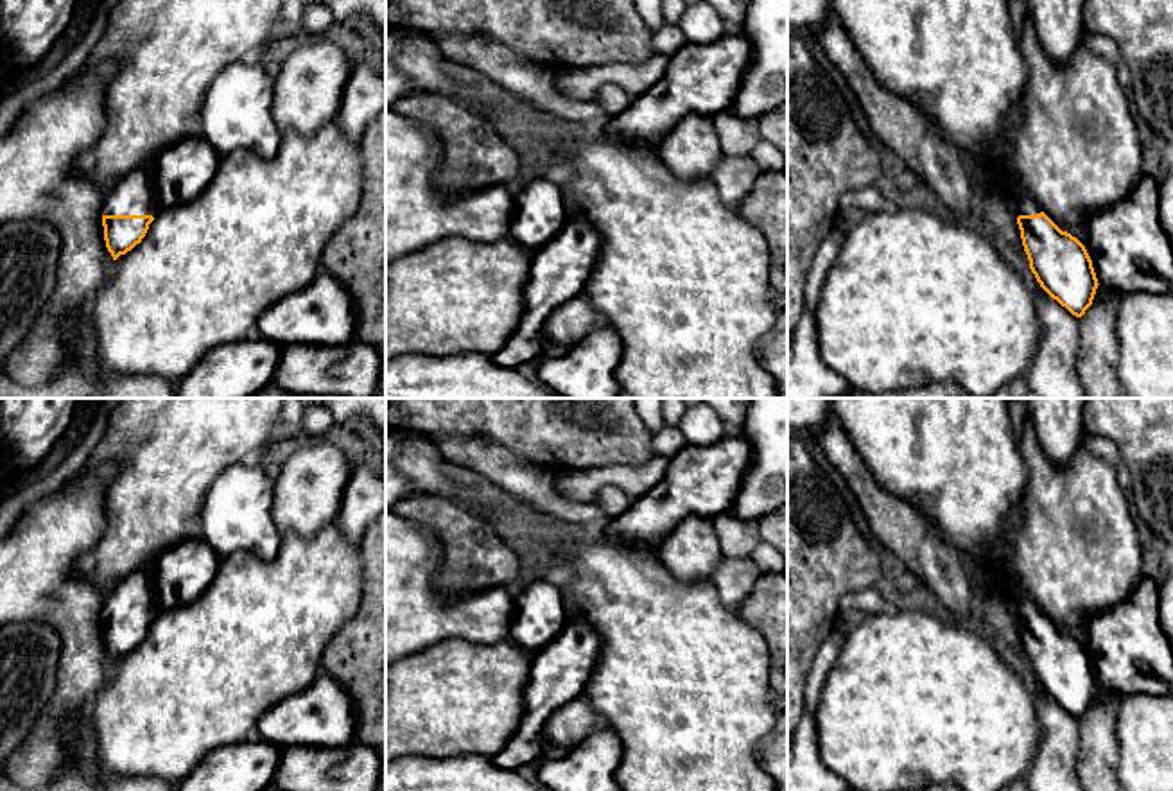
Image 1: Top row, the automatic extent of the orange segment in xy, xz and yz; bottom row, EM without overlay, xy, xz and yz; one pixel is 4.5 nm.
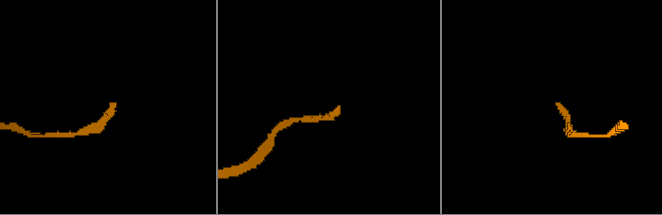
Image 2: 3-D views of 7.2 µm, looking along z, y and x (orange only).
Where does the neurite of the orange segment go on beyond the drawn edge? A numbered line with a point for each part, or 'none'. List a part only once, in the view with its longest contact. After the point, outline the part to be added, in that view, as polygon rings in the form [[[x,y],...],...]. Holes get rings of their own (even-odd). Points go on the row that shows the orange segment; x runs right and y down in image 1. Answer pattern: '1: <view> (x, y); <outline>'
1: xy (133, 194); [[[152,163],[140,167],[115,181],[106,194],[100,215],[152,215],[160,212],[154,187]]]

